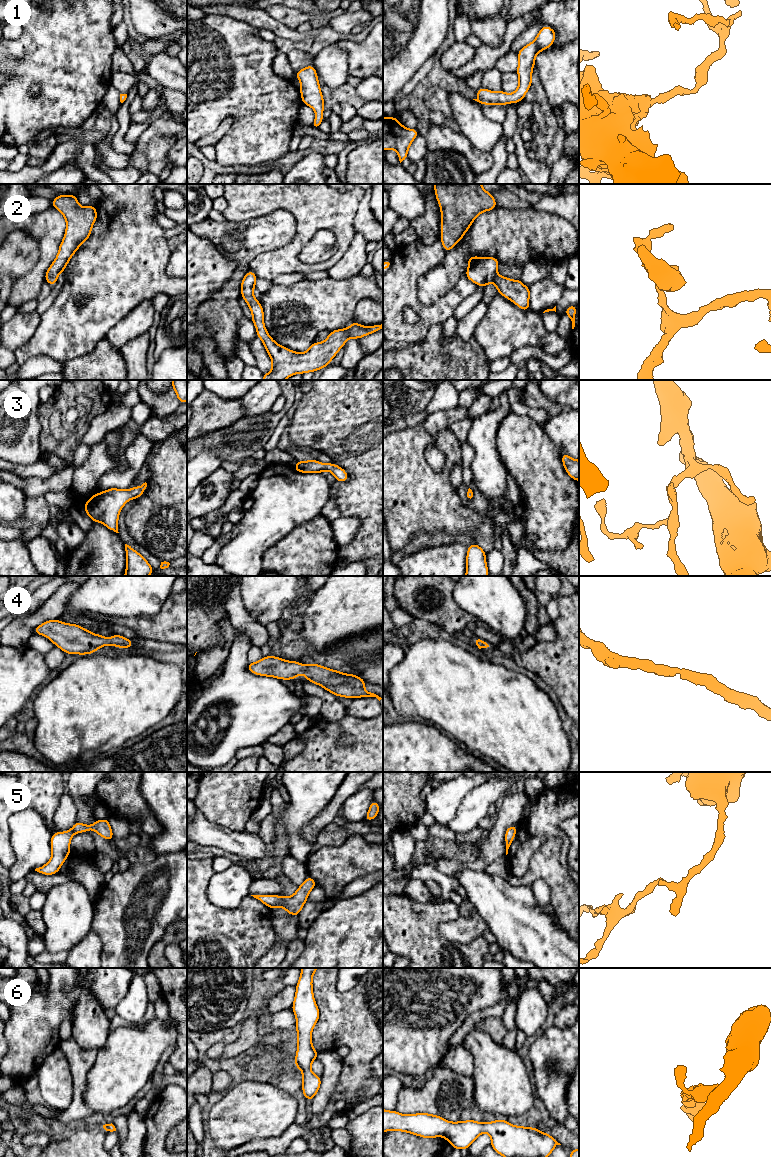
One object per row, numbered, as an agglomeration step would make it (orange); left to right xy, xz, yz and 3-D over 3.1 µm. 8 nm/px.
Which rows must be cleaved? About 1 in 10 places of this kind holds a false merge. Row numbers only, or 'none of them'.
none of them

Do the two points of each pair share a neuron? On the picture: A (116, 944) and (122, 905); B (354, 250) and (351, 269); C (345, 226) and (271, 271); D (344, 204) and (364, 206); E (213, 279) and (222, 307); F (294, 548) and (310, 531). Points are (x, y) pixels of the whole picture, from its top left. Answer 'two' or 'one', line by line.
A: one
B: one
C: one
D: two
E: two
F: one

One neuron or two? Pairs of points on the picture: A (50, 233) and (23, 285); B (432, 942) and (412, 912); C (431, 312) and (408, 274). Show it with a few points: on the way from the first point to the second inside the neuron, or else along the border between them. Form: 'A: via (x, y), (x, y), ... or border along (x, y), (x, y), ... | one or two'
A: via (49, 246), (47, 257), (36, 272) | one
B: via (425, 935), (412, 922), (412, 919) | one
C: via (420, 308), (408, 296), (408, 285) | one

